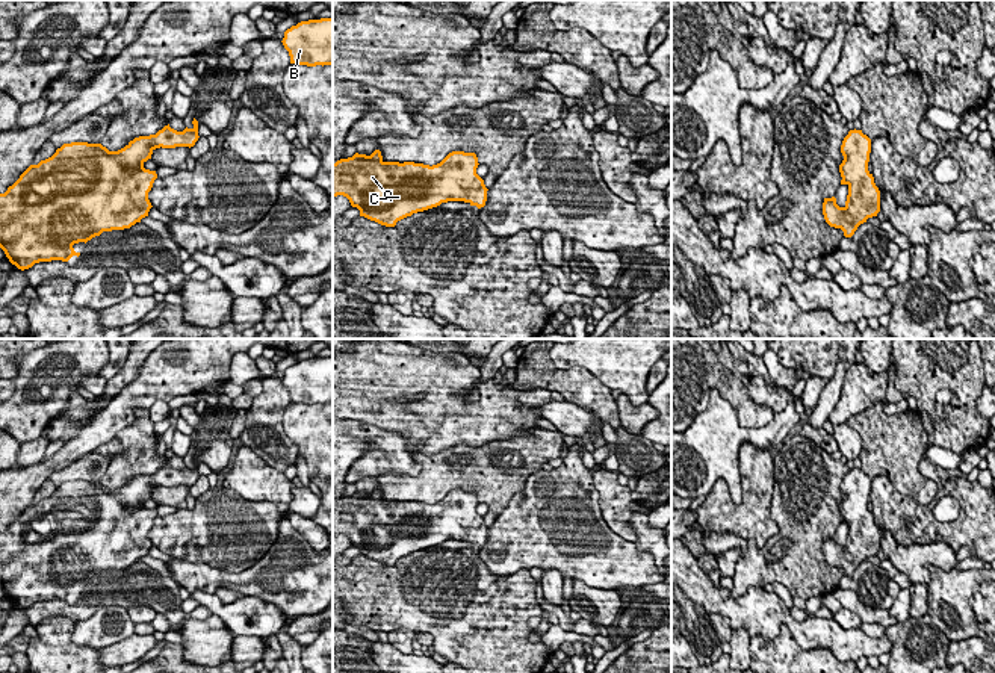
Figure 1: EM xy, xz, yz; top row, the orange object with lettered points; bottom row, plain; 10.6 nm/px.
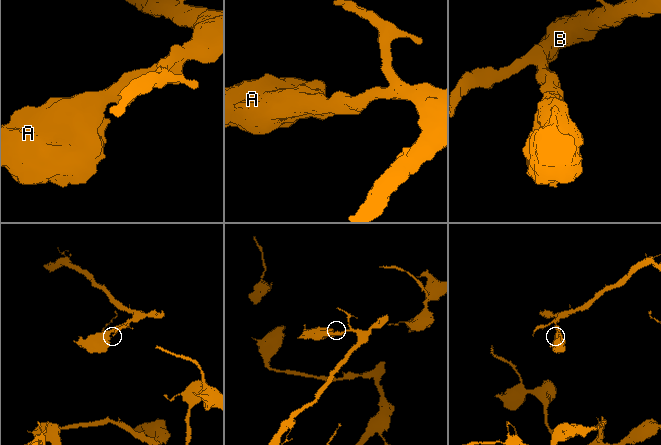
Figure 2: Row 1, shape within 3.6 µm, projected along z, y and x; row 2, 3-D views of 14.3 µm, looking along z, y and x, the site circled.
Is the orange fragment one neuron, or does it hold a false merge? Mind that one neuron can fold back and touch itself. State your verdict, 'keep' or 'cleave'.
keep

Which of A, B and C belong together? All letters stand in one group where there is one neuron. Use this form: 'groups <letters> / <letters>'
groups A B C

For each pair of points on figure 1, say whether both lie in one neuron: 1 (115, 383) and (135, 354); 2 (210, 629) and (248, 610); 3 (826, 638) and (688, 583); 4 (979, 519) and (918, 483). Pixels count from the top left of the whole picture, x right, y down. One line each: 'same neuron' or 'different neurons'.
1: same neuron
2: different neurons
3: same neuron
4: different neurons

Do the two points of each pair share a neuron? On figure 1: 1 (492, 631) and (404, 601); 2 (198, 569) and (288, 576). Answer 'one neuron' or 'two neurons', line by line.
1: one neuron
2: one neuron

